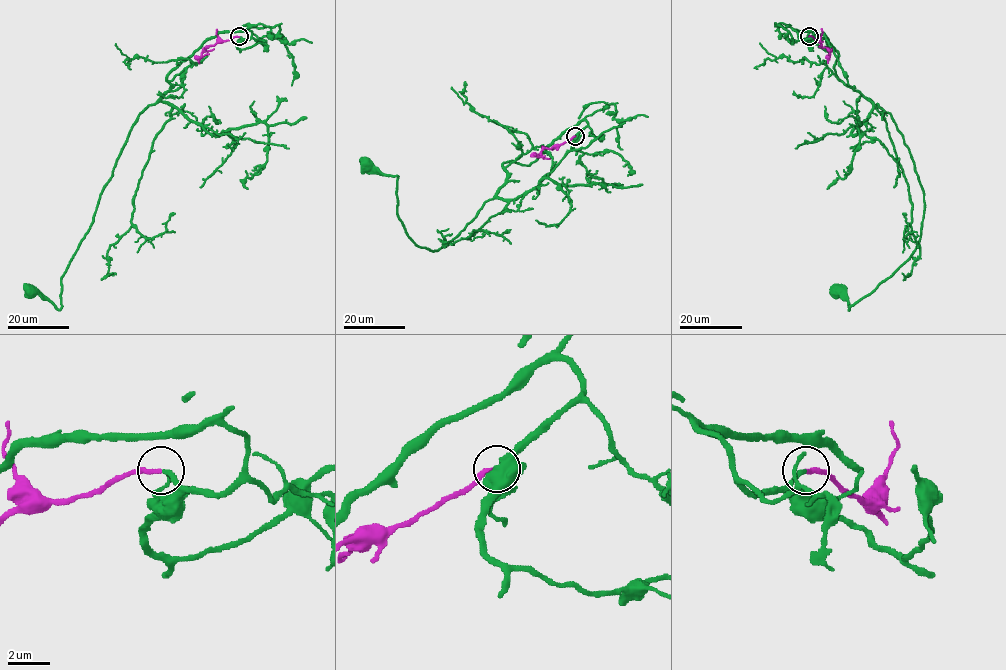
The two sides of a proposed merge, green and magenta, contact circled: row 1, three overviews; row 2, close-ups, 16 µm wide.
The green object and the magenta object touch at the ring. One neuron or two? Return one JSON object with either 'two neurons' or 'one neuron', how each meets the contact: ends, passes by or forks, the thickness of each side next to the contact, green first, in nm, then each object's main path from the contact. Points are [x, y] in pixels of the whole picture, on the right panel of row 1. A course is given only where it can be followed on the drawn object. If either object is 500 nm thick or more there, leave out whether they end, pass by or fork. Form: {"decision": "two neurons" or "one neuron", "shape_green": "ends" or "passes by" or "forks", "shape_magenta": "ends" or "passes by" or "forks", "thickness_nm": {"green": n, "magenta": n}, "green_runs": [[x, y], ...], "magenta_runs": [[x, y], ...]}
{"decision": "one neuron", "shape_green": "ends", "shape_magenta": "ends", "thickness_nm": {"green": 200, "magenta": 240}, "green_runs": [[809, 36], [793, 29], [824, 38], [840, 79], [891, 115], [924, 192], [912, 254], [849, 310], [838, 291]], "magenta_runs": [[809, 36], [829, 52], [827, 63]]}

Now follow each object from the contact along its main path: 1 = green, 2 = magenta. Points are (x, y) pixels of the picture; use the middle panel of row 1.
1: (575, 136), (584, 120), (530, 164), (505, 162), (497, 193), (438, 250), (398, 216), (397, 176), (365, 165)
2: (575, 136), (543, 148), (538, 156), (535, 155)

